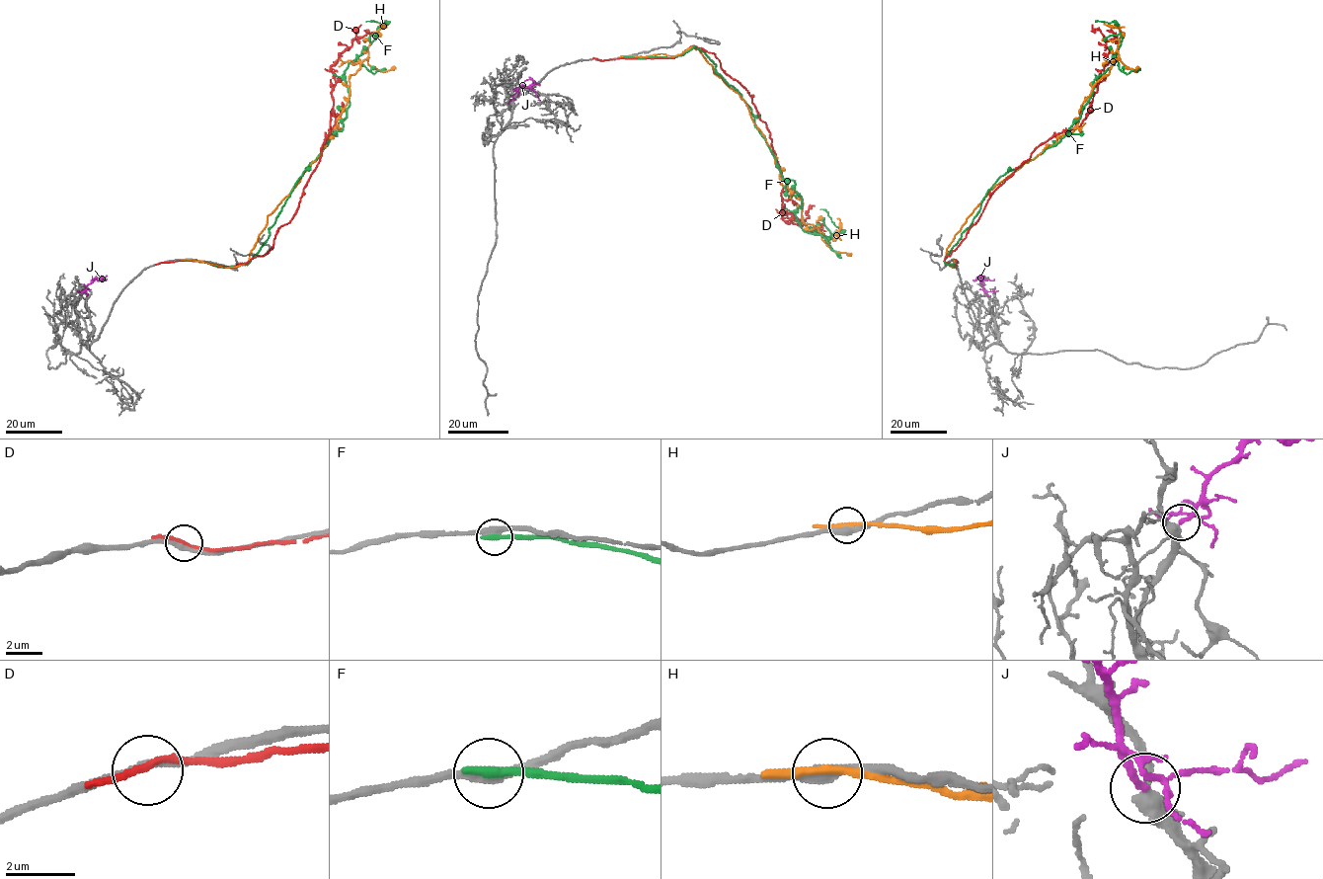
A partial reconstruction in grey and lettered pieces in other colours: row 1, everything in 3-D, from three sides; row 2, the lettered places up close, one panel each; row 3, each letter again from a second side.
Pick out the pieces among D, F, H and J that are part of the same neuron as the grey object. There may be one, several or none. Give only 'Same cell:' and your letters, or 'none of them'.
Same cell: J

